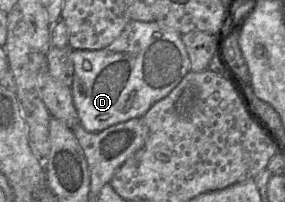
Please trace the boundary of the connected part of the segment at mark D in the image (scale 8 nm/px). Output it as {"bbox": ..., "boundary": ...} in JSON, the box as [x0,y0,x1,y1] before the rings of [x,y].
{"bbox":[71,21,191,132],"boundary":[[[130,21],[121,35],[101,50],[73,50],[74,76],[71,86],[79,122],[89,132],[100,132],[112,125],[143,117],[159,100],[165,98],[191,71],[191,62],[181,34],[166,30],[158,22]]]}

